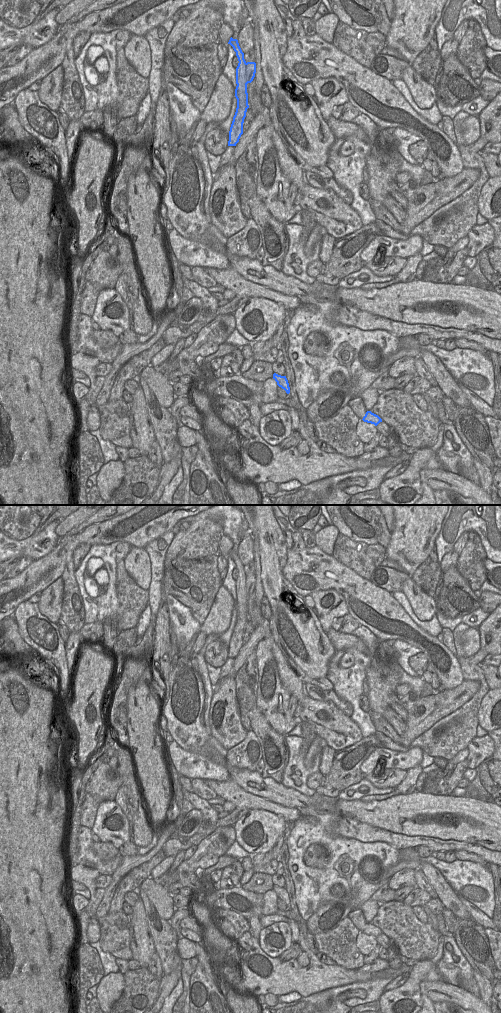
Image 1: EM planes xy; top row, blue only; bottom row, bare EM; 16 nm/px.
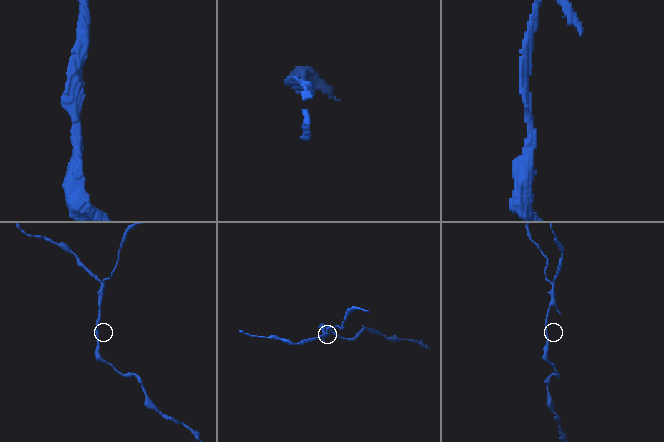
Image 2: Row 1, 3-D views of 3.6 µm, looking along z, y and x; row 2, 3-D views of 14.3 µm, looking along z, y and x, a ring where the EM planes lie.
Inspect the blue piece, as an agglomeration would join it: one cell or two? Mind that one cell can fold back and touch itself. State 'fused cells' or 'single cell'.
fused cells

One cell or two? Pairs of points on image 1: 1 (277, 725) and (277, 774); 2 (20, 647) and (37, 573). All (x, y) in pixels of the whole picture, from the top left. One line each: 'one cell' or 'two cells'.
1: two cells
2: two cells

